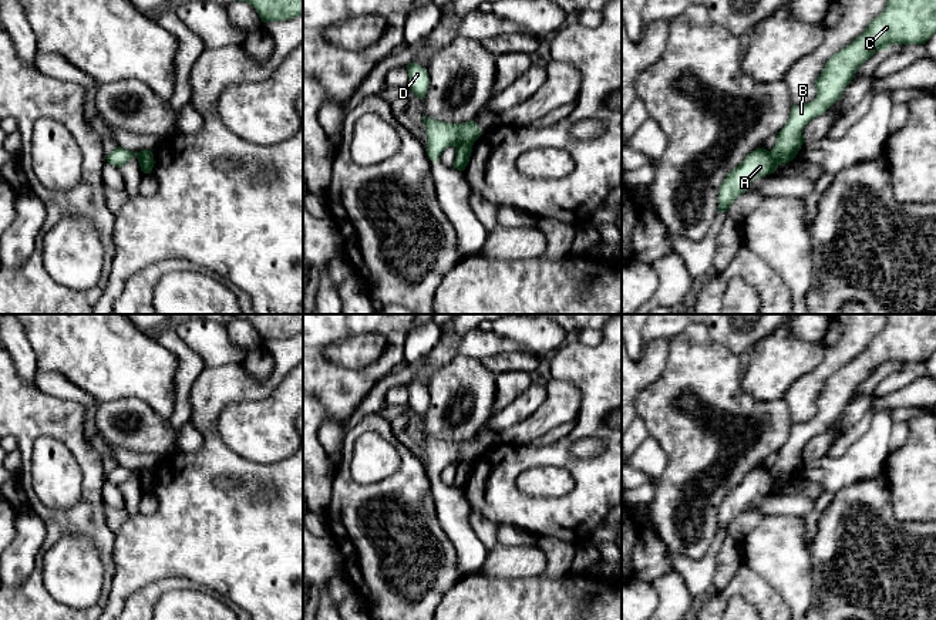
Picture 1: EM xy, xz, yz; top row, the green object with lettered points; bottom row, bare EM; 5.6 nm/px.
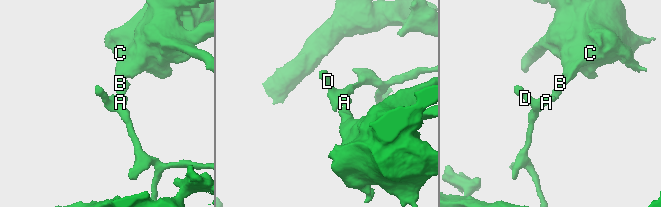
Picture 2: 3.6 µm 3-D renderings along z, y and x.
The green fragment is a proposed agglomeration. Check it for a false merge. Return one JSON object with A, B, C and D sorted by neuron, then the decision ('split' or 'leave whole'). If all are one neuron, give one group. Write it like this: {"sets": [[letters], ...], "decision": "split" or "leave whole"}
{"sets": [["A", "D"], ["B", "C"]], "decision": "split"}

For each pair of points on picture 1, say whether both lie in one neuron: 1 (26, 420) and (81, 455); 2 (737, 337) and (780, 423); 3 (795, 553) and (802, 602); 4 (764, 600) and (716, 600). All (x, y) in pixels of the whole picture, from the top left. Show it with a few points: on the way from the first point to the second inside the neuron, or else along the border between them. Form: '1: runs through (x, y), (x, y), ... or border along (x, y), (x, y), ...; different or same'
1: runs through (41, 420), (56, 424), (71, 440); same
2: border along (710, 334), (737, 356); different
3: runs through (795, 565), (798, 590); same
4: runs through (753, 590), (730, 590), (727, 593); same

